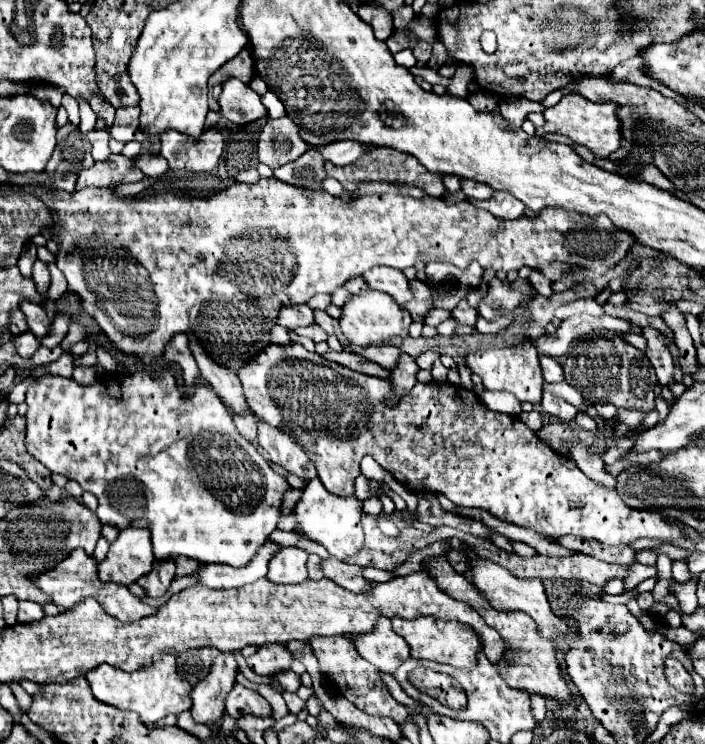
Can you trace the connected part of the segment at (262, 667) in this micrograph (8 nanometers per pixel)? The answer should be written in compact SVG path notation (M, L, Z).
M271 643L267 647L259 647L257 653L247 659L247 663L259 675L273 675L277 671L289 669L293 659L293 653L283 643Z

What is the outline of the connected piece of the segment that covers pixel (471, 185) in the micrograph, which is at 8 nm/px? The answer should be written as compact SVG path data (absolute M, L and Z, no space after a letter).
M463 179L461 189L469 199L491 199L495 193L491 187L487 187L487 183L479 183L473 179Z

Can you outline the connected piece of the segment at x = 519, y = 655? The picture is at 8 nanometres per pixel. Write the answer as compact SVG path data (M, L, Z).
M489 605L479 607L477 611L485 619L485 623L503 637L505 647L515 651L515 655L511 657L511 665L507 665L503 659L499 661L499 673L505 677L505 681L511 687L525 689L527 693L537 693L537 695L541 695L545 699L553 699L557 703L573 703L575 701L575 695L571 695L567 679L563 675L563 669L557 661L555 643L551 639L543 639L539 635L539 629L535 627L535 621L529 615L523 615L519 611L513 611L513 613L495 611Z

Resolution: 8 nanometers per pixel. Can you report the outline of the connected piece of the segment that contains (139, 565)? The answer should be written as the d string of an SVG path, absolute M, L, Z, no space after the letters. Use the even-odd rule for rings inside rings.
M127 527L111 543L107 557L97 563L99 579L129 585L141 575L147 575L153 569L153 561L149 531Z

